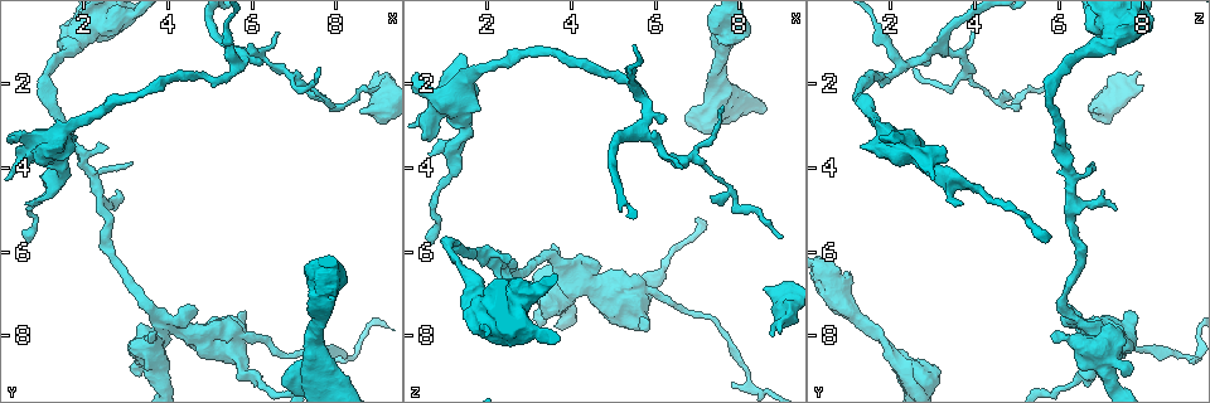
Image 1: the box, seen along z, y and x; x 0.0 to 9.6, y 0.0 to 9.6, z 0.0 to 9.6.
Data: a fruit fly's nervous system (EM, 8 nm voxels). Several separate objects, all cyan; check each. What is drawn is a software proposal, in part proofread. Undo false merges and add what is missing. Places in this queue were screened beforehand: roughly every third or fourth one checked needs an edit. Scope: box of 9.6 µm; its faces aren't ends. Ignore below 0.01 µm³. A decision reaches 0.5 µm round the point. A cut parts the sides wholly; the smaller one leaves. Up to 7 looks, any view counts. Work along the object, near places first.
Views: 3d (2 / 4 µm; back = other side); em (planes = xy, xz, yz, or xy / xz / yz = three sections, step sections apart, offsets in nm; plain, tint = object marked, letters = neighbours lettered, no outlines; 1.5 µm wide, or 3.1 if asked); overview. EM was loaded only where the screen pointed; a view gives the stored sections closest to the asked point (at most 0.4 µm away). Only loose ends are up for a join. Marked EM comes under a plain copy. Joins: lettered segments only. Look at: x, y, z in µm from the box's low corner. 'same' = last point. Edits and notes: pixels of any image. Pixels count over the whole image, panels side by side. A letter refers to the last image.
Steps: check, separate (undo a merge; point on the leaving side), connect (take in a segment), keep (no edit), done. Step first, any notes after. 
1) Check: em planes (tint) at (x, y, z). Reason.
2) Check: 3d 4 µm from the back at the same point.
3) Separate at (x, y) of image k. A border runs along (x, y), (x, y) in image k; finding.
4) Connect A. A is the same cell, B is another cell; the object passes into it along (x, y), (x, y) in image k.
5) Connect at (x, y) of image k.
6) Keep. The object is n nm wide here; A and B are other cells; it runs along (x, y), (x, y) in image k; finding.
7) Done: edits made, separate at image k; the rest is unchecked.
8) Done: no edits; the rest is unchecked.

Check: em planes (letters) at (2.70, 5.00, 7.35). Tapers out.

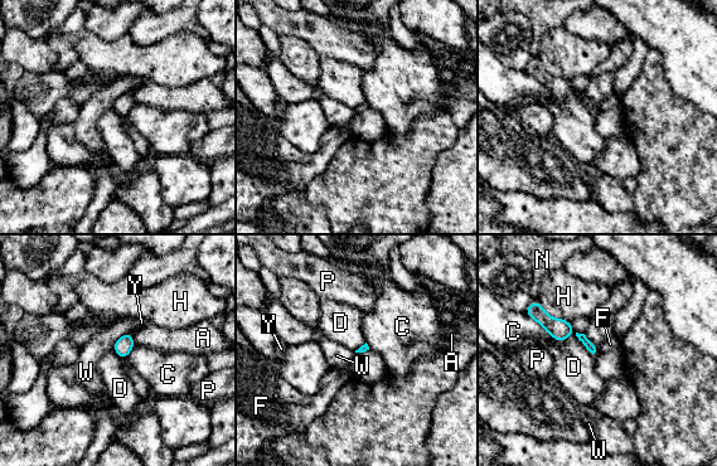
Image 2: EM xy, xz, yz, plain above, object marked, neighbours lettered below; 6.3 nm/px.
Keep. A, C, D, F, H, N, P, W and Y are other cells; a border runs along (557, 340), (573, 331), (594, 358) in image 2; none of them fits.

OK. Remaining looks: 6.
Check: em xy step 4 (tint) at (6.90, 1.80, 3.70). Side arm on a straight run.

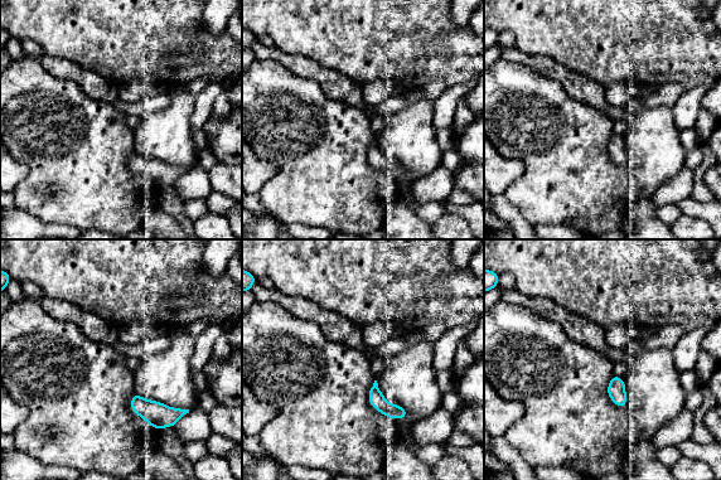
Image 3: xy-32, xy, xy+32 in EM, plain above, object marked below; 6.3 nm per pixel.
Check: em planes (letters) at the same point. Cut it another way.

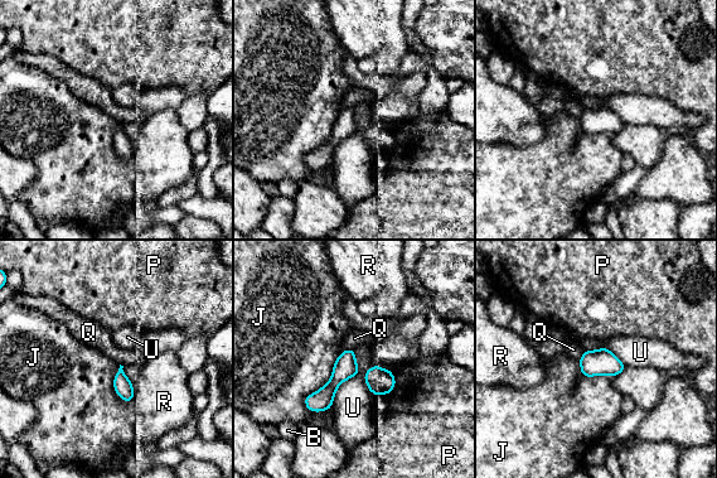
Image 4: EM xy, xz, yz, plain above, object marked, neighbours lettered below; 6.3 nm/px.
Keep. The longest contact is with J, 440 nm; B, J, P, Q, R and U are other cells; a border runs along (354, 349), (358, 371), (330, 408) in image 4; all the same neuron.

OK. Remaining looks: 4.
Check: 3d 2 µm at (8.95, 1.70, 7.80). Thick end.

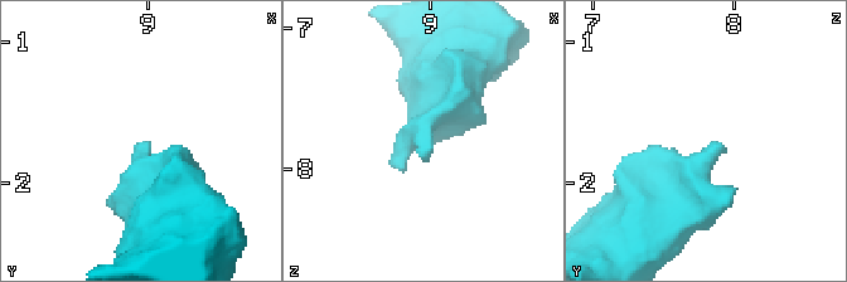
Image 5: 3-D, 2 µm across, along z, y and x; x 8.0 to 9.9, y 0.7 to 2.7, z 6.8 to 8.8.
Check: em planes (tint) at (9.00, 1.72, 7.86). Shape alone is not enough.

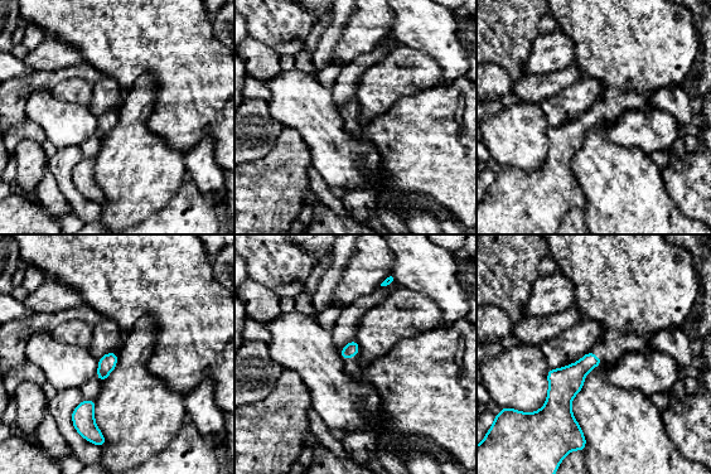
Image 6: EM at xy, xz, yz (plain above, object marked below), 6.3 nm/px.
Check: em planes (letters) at the same point.

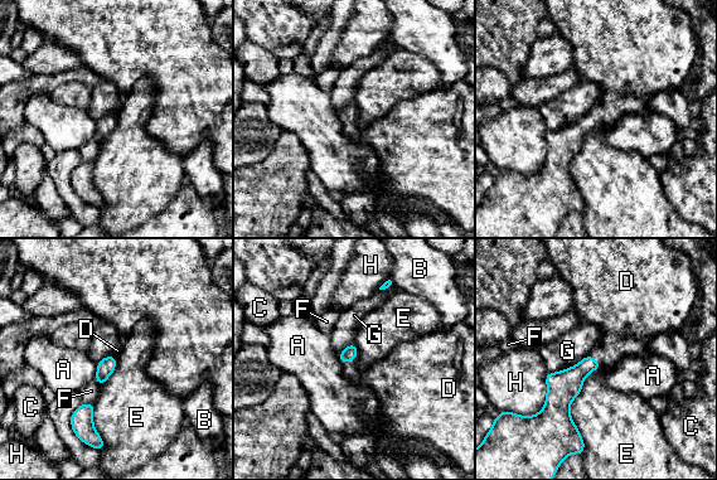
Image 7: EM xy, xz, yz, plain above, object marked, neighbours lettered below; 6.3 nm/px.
Connect D. D is the same cell, A, B, C, E, F, G and H are other cells; the object passes into it along (566, 384), (596, 360), (624, 333) in image 7; the neuron continues.

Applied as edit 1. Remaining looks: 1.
Done: edits made, connect at image 7; the rest is unchecked.

